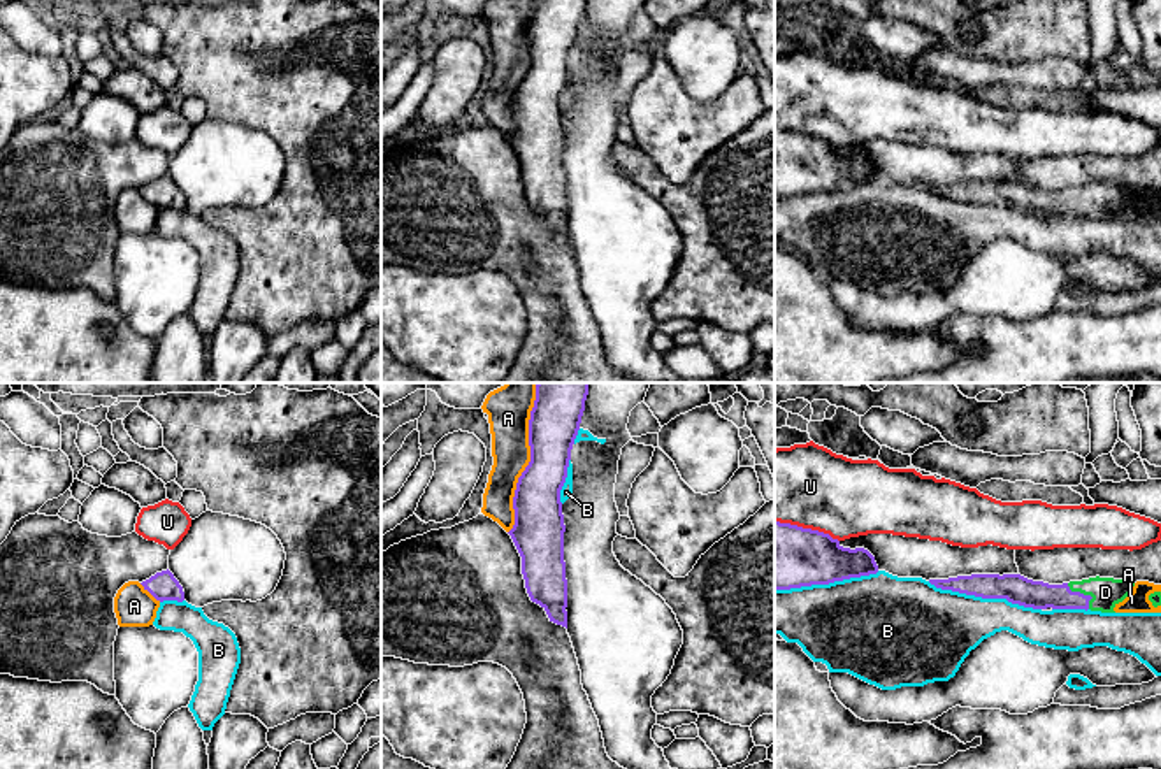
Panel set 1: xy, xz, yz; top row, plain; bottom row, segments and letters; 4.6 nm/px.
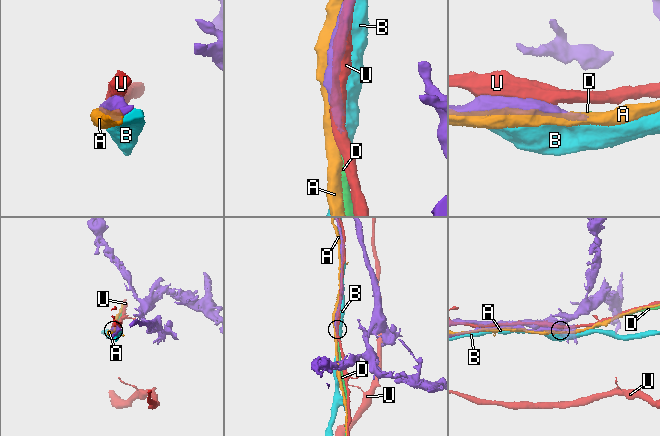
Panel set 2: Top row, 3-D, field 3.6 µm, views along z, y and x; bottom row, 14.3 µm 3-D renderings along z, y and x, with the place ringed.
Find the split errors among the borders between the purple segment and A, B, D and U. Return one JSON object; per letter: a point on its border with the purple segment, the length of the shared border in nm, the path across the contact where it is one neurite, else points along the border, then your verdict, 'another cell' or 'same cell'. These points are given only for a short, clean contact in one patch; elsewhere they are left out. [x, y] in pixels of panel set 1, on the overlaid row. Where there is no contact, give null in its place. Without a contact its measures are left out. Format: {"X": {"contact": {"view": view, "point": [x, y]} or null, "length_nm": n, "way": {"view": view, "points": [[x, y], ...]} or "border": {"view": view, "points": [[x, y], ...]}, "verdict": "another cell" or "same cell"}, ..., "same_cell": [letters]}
{"A": {"contact": {"view": "xz", "point": [531, 459]}, "length_nm": 700, "verdict": "another cell"}, "B": {"contact": {"view": "yz", "point": [984, 597]}, "length_nm": 550, "verdict": "another cell"}, "D": {"contact": {"view": "yz", "point": [1082, 594]}, "length_nm": 160, "way": {"view": "yz", "points": [[1030, 594], [1082, 594], [1107, 592]]}, "verdict": "same cell"}, "U": {"contact": {"view": "yz", "point": [807, 529]}, "length_nm": 320, "verdict": "another cell"}, "same_cell": ["D"]}

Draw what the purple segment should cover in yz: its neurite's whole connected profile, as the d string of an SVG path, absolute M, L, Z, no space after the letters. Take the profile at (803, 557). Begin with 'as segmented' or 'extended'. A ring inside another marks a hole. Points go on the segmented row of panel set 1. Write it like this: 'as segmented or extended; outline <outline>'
as segmented; outline M775 521L775 590L829 585L850 578L876 574L875 557L864 548L843 548L829 534Z

